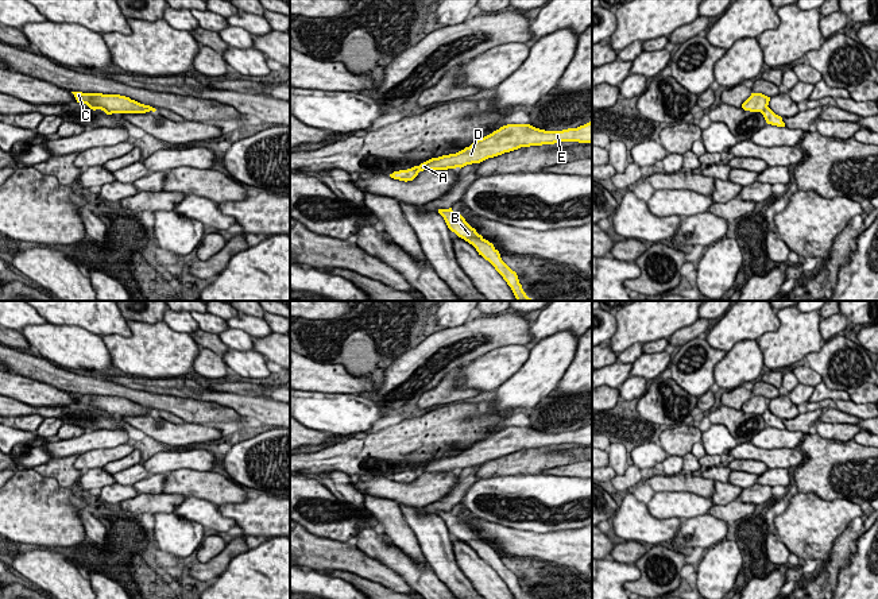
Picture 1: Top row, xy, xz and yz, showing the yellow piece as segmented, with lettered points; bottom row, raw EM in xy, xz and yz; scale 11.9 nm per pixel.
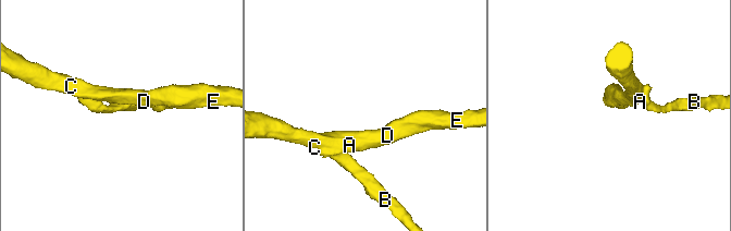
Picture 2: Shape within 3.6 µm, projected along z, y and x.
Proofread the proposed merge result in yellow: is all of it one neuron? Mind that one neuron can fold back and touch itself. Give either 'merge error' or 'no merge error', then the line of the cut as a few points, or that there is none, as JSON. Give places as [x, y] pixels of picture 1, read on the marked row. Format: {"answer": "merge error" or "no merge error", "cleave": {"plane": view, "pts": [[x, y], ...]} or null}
{"answer": "merge error", "cleave": {"plane": "xz", "pts": [[412, 167], [418, 172]]}}

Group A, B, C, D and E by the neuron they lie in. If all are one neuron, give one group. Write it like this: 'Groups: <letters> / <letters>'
Groups: A C D E / B

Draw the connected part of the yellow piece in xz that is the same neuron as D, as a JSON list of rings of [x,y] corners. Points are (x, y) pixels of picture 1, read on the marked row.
[[[592,121],[577,128],[568,128],[562,131],[545,131],[530,124],[507,124],[492,134],[475,140],[469,147],[465,147],[456,154],[432,158],[411,169],[418,173],[423,170],[461,169],[467,165],[480,163],[488,158],[494,158],[521,147],[554,144],[561,142],[592,143]]]

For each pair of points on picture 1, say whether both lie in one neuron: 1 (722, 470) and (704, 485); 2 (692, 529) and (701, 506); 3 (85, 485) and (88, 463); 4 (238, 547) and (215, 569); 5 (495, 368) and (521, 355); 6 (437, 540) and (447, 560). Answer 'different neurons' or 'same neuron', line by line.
1: different neurons
2: different neurons
3: different neurons
4: same neuron
5: same neuron
6: same neuron

